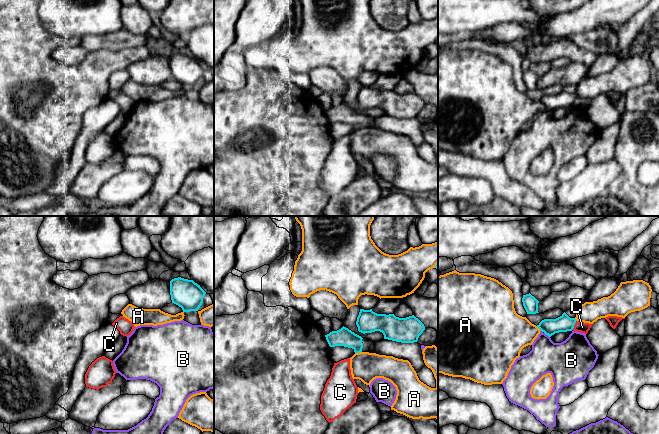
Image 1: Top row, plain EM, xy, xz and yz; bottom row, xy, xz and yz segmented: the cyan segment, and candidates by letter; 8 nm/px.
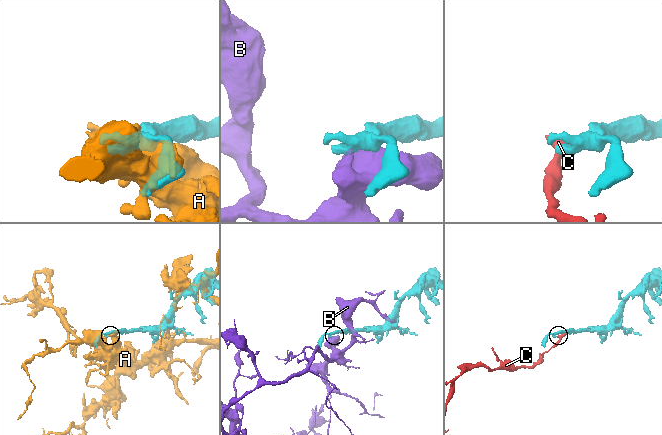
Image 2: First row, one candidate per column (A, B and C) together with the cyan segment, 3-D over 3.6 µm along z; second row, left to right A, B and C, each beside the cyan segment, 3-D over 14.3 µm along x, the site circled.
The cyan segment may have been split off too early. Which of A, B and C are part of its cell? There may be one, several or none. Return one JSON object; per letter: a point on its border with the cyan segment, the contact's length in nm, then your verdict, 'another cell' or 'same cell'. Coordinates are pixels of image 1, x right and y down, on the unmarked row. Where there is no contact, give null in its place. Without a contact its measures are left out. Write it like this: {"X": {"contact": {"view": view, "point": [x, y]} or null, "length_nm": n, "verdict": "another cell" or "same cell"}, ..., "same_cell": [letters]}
{"A": {"contact": {"view": "xz", "point": [358, 128]}, "length_nm": 60, "verdict": "another cell"}, "B": {"contact": {"view": "yz", "point": [547, 110]}, "length_nm": 60, "verdict": "another cell"}, "C": {"contact": {"view": "yz", "point": [574, 100]}, "length_nm": 90, "verdict": "another cell"}, "same_cell": []}

